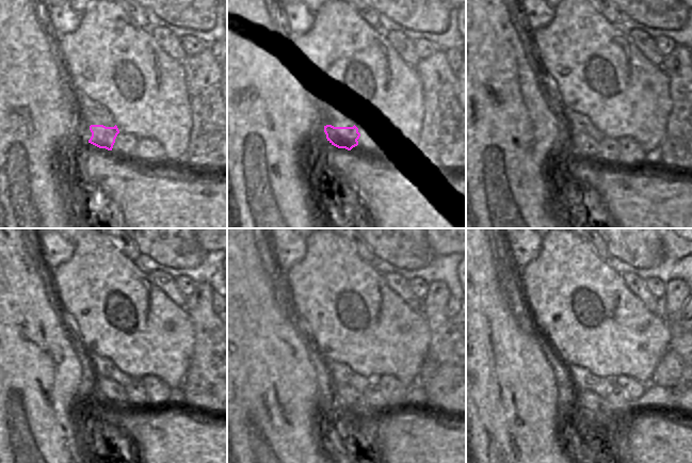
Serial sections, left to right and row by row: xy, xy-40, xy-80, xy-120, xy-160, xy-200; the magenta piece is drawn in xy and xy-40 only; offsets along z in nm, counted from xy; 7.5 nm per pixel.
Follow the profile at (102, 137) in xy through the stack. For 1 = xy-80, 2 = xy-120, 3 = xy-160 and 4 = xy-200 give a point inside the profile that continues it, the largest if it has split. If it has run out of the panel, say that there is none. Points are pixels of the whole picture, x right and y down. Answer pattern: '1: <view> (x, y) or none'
1: xy-80 (580, 143)
2: xy-120 (109, 389)
3: xy-160 (351, 399)
4: xy-200 (598, 410)

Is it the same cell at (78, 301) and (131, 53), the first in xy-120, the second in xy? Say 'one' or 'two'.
one

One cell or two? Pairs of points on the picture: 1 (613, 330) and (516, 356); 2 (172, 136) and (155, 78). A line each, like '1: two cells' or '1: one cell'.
1: two cells
2: one cell

